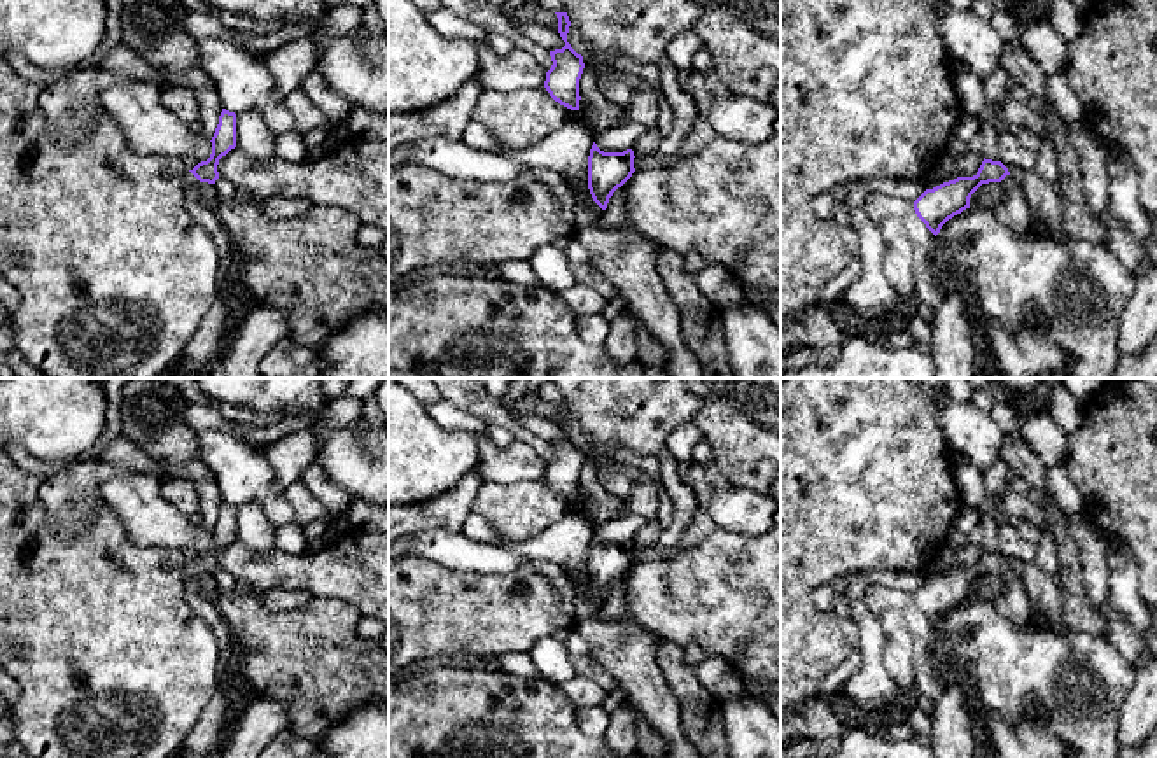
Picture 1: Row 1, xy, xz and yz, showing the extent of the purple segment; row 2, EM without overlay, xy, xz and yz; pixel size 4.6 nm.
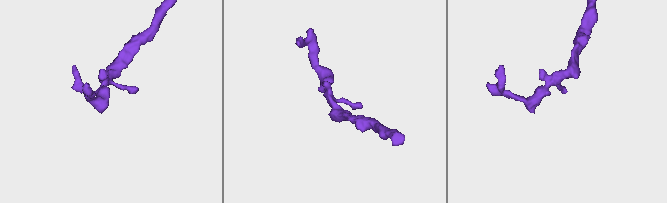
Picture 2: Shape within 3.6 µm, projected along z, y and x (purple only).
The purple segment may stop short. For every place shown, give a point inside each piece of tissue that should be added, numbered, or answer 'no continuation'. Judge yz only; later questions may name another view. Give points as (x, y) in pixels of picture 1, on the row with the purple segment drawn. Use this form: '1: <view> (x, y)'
1: yz (1014, 210)

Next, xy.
1: xy (205, 347)

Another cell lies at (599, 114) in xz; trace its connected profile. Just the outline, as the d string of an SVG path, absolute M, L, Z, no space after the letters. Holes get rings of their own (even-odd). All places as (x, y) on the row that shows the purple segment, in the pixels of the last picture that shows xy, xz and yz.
M583 56L583 63L585 68L579 79L579 107L583 110L581 123L599 135L607 128L621 124L621 117L613 103L599 89L595 65L586 56Z

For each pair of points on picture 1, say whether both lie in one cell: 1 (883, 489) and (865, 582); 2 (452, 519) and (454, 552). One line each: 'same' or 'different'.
1: different
2: different

